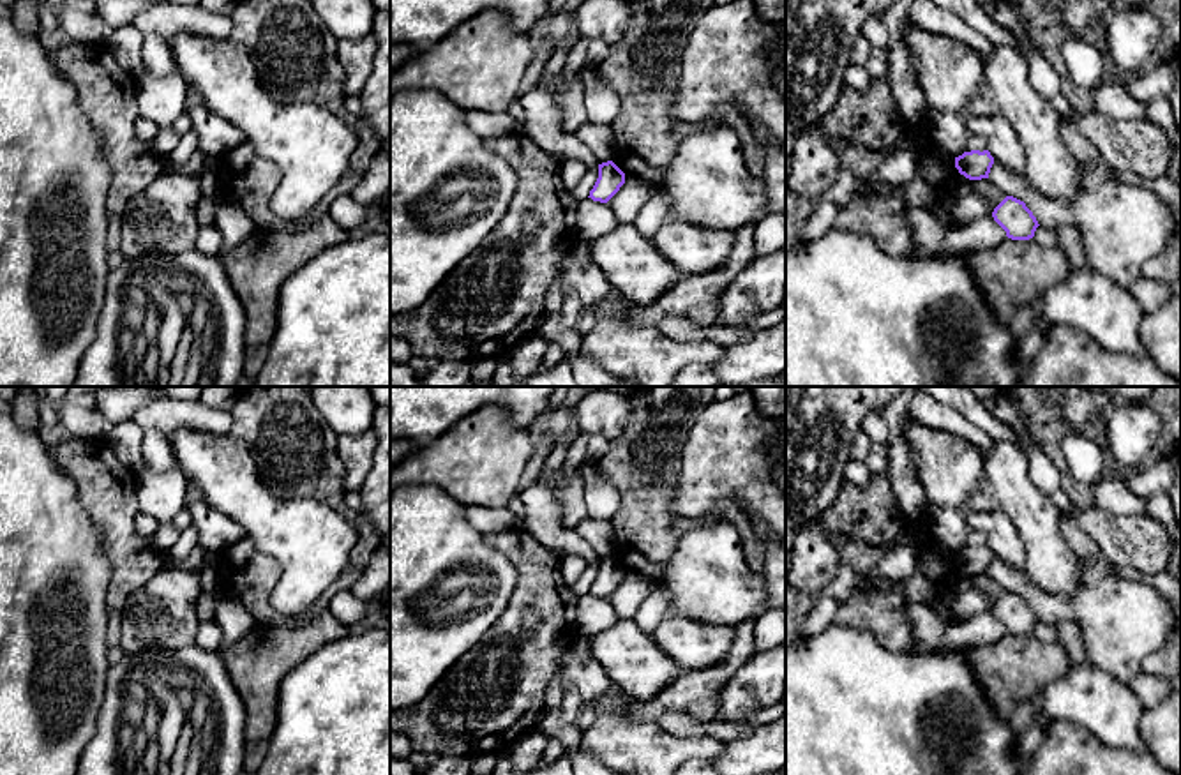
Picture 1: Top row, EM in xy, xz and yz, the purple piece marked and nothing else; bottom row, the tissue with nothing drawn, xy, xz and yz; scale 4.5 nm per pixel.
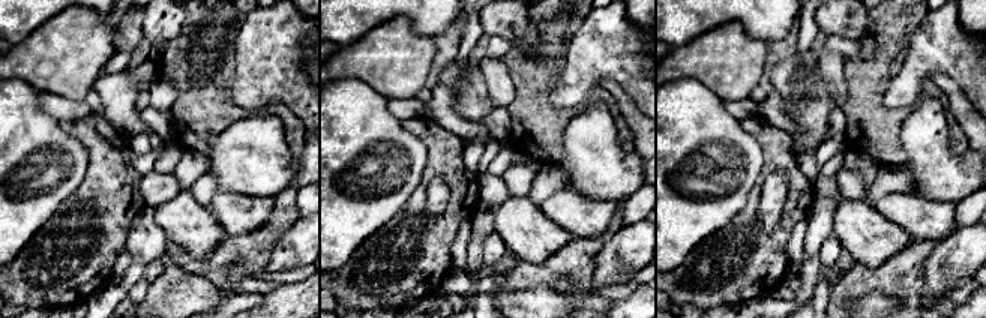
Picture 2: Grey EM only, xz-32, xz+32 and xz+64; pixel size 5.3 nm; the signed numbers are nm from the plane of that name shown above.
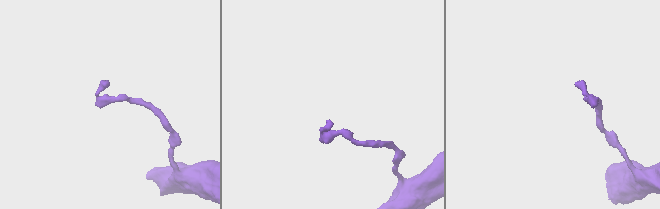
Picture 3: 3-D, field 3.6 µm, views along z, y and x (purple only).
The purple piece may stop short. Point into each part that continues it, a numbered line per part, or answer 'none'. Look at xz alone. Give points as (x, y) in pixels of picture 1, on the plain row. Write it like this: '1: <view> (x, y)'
none

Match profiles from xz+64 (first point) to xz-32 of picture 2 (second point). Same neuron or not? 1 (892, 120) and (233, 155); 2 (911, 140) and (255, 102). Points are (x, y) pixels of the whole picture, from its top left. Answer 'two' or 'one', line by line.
1: two
2: two

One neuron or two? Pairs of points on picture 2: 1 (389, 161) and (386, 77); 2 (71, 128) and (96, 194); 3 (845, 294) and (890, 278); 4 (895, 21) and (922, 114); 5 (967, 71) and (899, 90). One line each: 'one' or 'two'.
1: two
2: one
3: one
4: two
5: one

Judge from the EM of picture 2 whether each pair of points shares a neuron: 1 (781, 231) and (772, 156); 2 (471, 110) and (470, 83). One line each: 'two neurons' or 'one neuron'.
1: one neuron
2: one neuron

